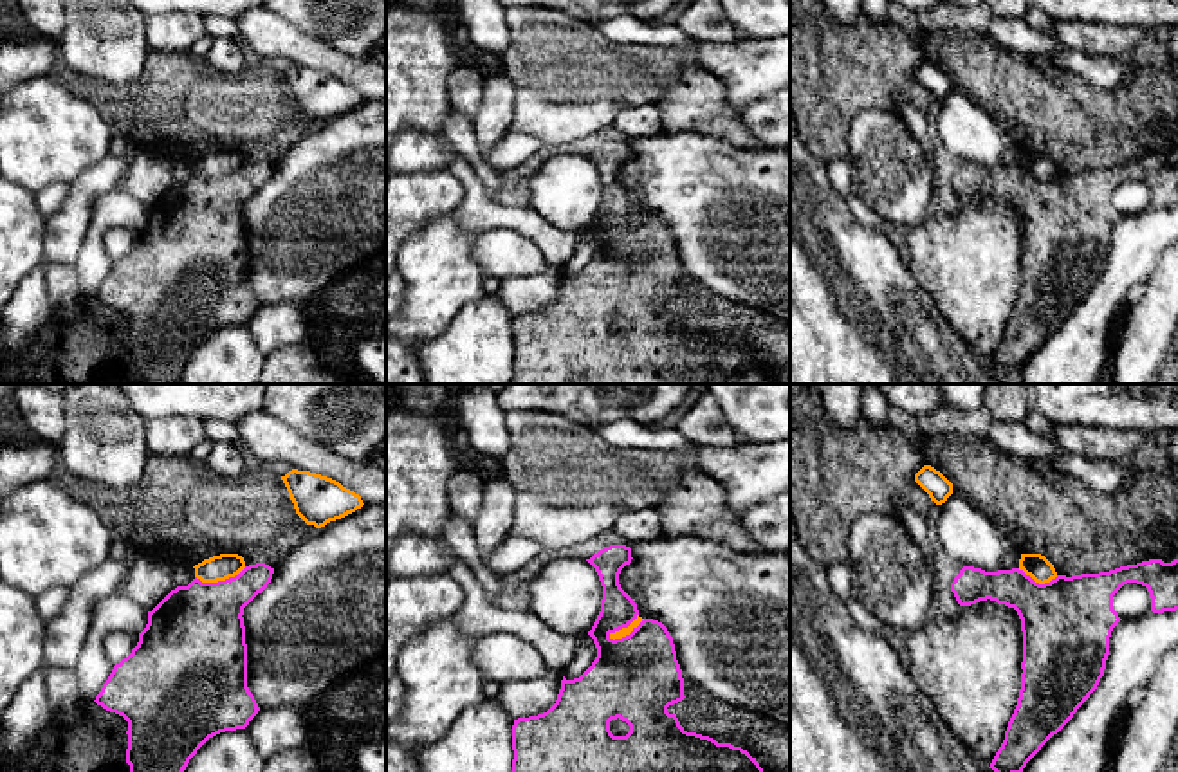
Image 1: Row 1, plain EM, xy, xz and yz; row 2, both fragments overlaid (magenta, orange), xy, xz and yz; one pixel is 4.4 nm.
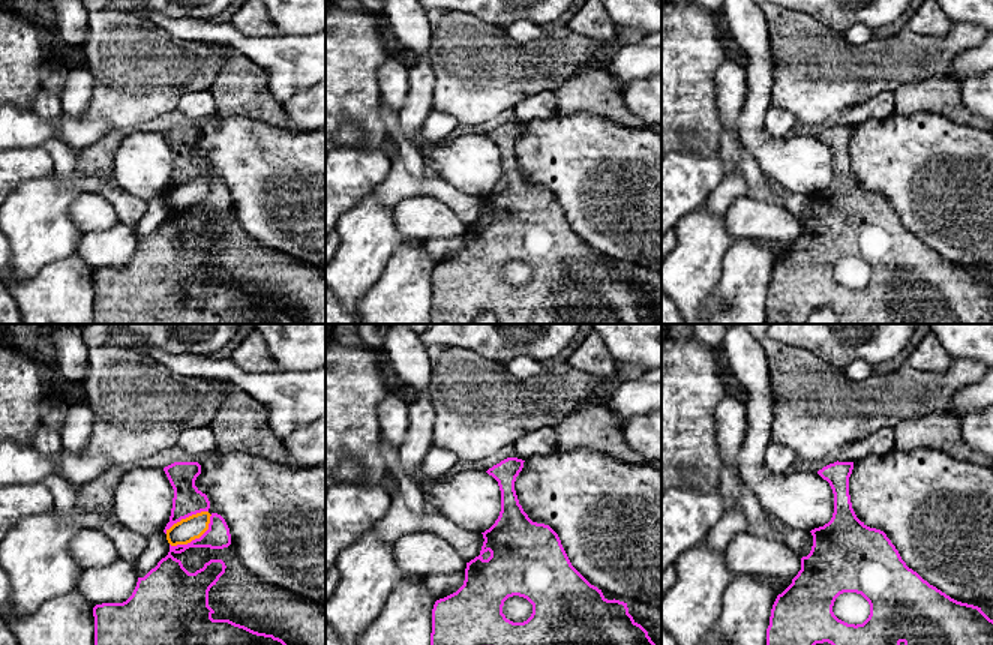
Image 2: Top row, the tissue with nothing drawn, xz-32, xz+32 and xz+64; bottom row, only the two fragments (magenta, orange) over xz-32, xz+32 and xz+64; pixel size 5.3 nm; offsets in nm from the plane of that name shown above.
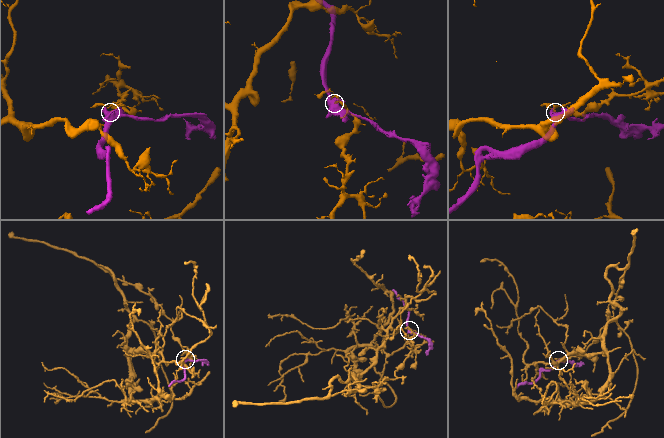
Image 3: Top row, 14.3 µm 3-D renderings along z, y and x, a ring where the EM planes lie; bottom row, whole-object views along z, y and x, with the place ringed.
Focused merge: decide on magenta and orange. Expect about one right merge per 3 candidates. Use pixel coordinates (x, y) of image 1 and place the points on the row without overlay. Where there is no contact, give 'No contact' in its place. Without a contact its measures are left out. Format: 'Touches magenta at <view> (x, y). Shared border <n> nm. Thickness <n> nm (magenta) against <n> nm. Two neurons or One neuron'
Touches magenta at xz (626, 231). Shared border 190 nm. Thickness 380 nm (magenta) against 40 nm. Two neurons

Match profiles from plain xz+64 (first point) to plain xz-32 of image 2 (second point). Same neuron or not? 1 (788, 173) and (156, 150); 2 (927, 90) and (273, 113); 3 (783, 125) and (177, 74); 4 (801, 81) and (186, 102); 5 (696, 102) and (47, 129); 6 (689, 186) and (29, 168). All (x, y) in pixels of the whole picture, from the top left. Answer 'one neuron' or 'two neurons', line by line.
1: one neuron
2: one neuron
3: two neurons
4: two neurons
5: two neurons
6: one neuron

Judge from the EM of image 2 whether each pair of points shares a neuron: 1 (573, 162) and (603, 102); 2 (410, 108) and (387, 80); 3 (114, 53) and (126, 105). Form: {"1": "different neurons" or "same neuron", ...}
{"1": "different neurons", "2": "different neurons", "3": "same neuron"}

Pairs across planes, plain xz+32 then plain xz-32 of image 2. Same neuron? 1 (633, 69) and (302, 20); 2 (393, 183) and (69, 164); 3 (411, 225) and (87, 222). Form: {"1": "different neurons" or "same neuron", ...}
{"1": "different neurons", "2": "same neuron", "3": "same neuron"}

